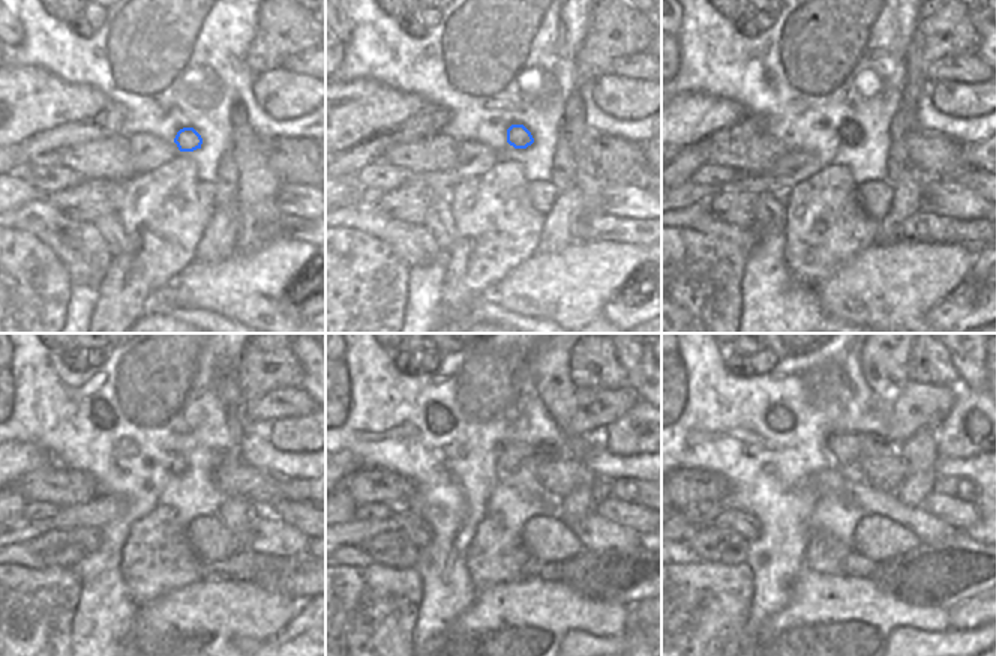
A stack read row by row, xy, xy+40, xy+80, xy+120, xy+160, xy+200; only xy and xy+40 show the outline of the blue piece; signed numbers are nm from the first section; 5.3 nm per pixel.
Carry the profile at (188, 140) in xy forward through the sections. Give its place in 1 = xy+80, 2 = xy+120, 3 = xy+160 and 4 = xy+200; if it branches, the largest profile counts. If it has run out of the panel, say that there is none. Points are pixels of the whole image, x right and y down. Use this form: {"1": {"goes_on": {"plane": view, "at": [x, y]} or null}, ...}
{"1": {"goes_on": {"plane": "xy+80", "at": [851, 132]}}, "2": {"goes_on": {"plane": "xy+120", "at": [179, 466]}}, "3": {"goes_on": {"plane": "xy+160", "at": [512, 454]}}, "4": {"goes_on": {"plane": "xy+200", "at": [846, 449]}}}

